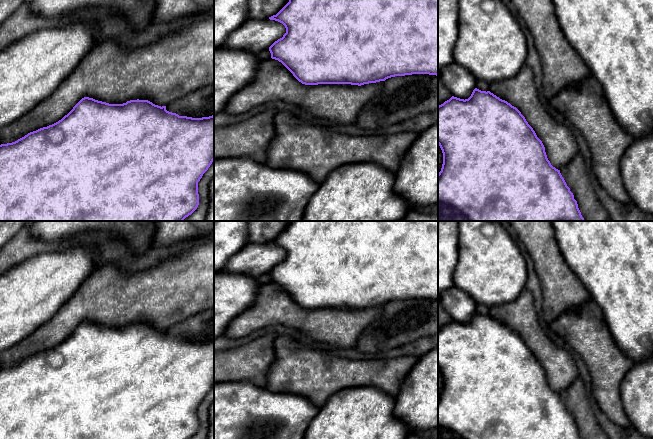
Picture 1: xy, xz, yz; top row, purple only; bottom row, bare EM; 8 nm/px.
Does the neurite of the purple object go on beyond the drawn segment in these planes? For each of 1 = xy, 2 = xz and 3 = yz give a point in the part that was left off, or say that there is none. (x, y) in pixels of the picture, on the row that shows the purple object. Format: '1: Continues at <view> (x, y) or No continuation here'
1: No continuation here
2: No continuation here
3: No continuation here

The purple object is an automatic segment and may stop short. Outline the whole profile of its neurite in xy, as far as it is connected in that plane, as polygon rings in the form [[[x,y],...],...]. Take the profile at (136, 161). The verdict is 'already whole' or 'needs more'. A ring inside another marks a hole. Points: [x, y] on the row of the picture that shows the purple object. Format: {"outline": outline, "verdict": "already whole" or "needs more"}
{"outline": [[[82,98],[58,122],[30,132],[15,142],[0,145],[0,221],[183,221],[199,205],[198,182],[214,161],[214,114],[192,118],[179,116],[148,100],[109,104]]], "verdict": "already whole"}

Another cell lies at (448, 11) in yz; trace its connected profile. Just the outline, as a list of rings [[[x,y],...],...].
[[[438,0],[438,74],[455,62],[454,47],[458,36],[459,0]]]

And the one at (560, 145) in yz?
[[[524,64],[513,78],[489,84],[490,92],[516,107],[542,141],[551,165],[560,170],[578,152],[574,135],[566,124],[560,124],[541,104],[532,70]]]

